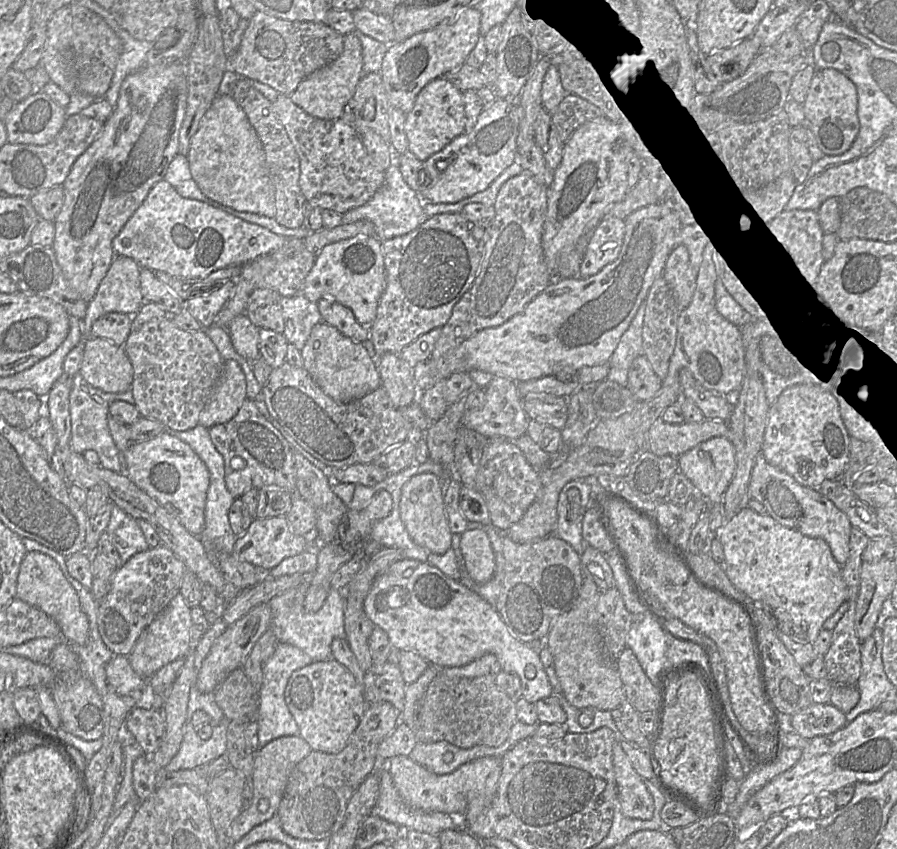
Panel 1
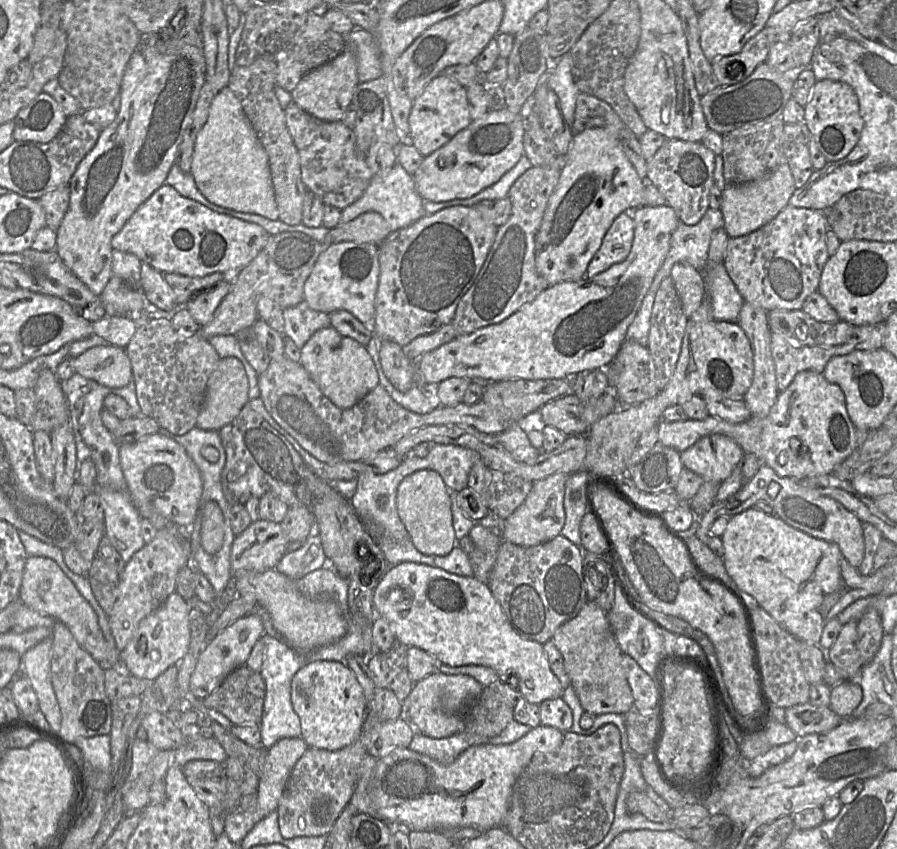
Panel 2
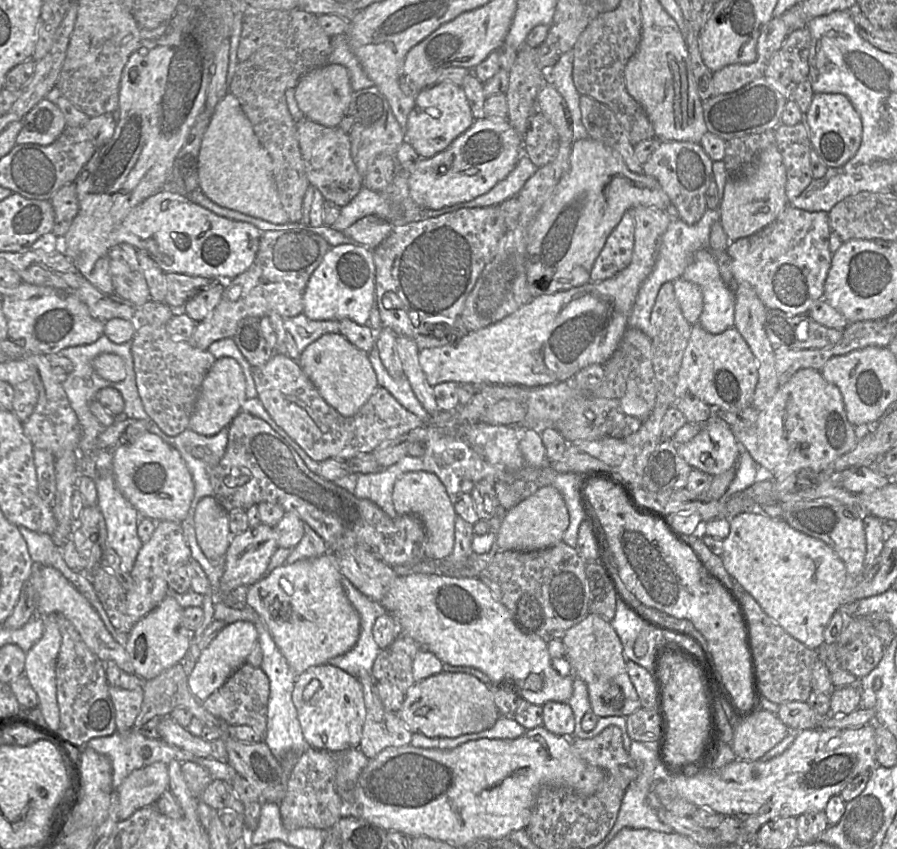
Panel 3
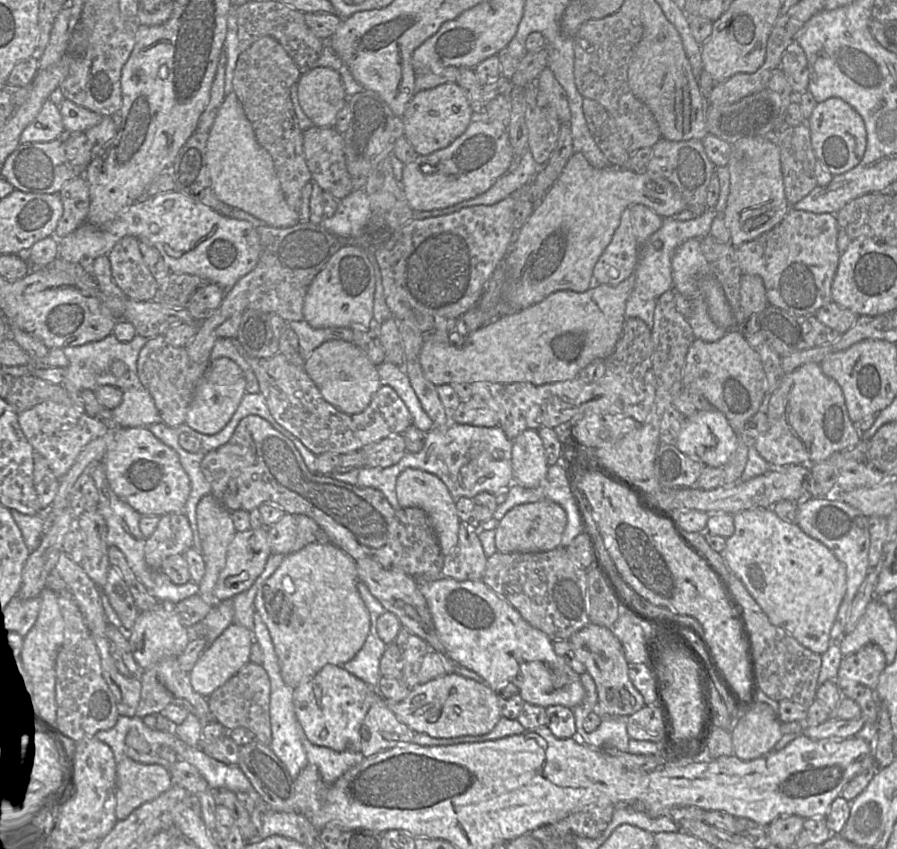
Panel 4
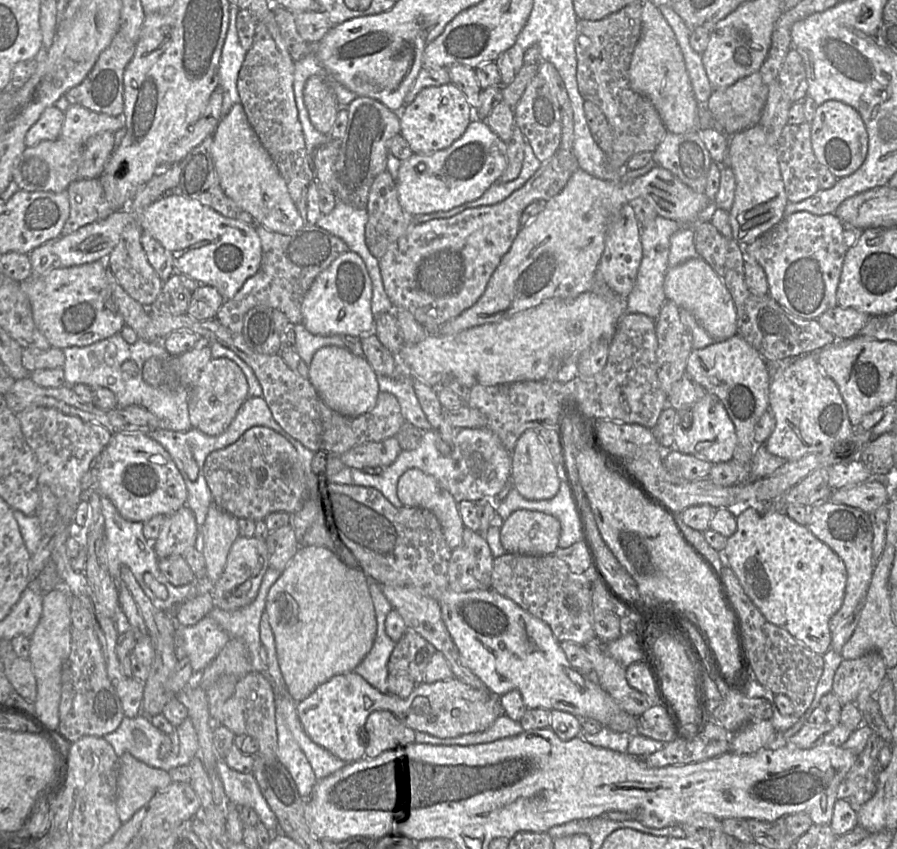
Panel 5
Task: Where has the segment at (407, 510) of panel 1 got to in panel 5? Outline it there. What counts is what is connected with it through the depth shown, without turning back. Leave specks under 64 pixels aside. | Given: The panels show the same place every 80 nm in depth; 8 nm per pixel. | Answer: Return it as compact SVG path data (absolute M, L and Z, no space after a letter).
M417 468L408 469L399 478L397 495L404 507L420 507L437 517L451 550L462 544L465 526L457 502L434 476Z

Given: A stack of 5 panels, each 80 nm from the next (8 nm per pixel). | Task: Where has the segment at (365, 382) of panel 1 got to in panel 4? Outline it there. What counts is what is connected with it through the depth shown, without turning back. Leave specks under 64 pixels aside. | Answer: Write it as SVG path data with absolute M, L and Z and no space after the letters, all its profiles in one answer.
M334 339L322 343L305 360L304 370L323 398L346 414L362 412L381 386L376 366L353 342L344 340Z

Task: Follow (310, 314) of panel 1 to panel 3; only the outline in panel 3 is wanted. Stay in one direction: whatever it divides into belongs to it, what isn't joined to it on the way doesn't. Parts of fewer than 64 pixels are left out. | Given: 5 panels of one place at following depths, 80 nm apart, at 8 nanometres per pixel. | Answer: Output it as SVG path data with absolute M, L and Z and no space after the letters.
M303 312L295 317L283 319L286 332L293 336L300 353L322 335L340 333L337 320L311 320Z

